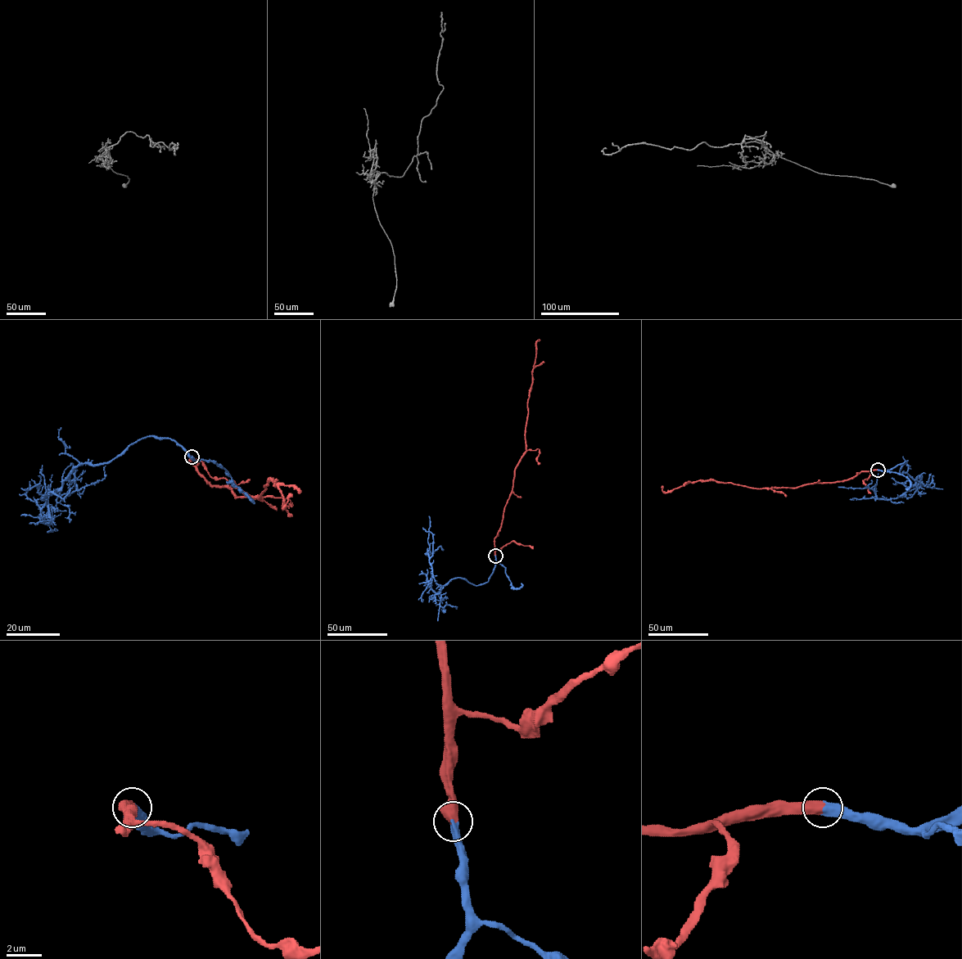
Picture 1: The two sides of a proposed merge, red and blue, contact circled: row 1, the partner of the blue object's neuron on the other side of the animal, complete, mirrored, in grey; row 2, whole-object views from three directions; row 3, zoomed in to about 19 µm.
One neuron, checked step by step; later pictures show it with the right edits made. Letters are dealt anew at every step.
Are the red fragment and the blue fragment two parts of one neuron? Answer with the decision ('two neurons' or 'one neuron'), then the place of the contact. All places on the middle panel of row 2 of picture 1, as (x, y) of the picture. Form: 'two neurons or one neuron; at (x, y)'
one neuron; at (495, 556)

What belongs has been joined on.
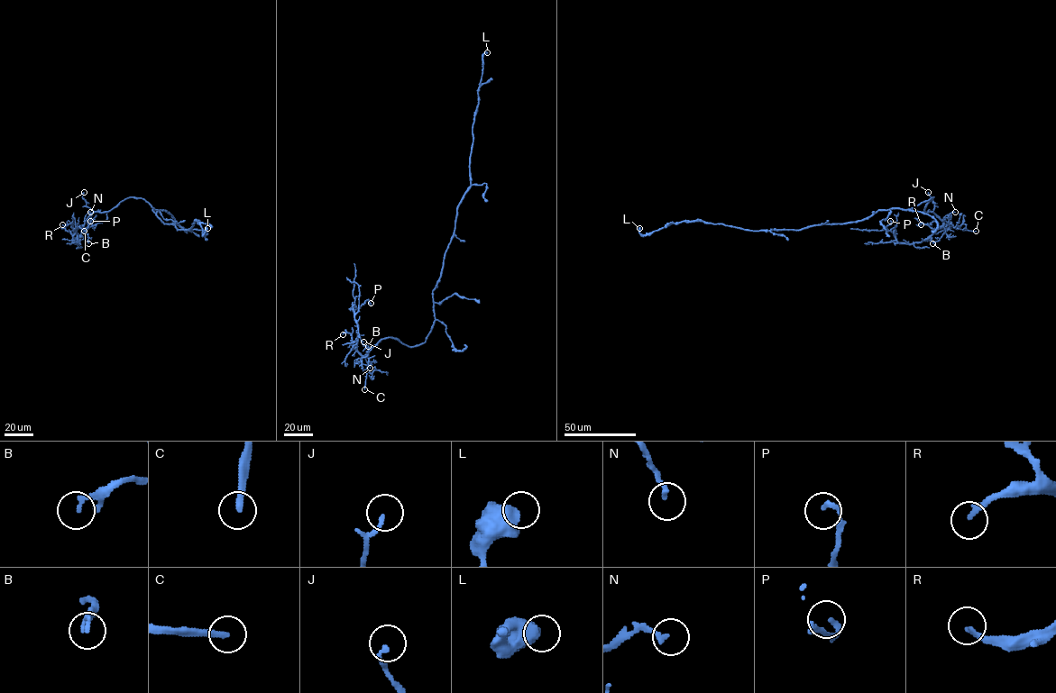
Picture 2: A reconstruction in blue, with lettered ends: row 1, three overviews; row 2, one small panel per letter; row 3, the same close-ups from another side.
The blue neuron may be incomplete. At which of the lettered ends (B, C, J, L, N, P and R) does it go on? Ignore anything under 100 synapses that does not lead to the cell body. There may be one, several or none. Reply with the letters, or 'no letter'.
C

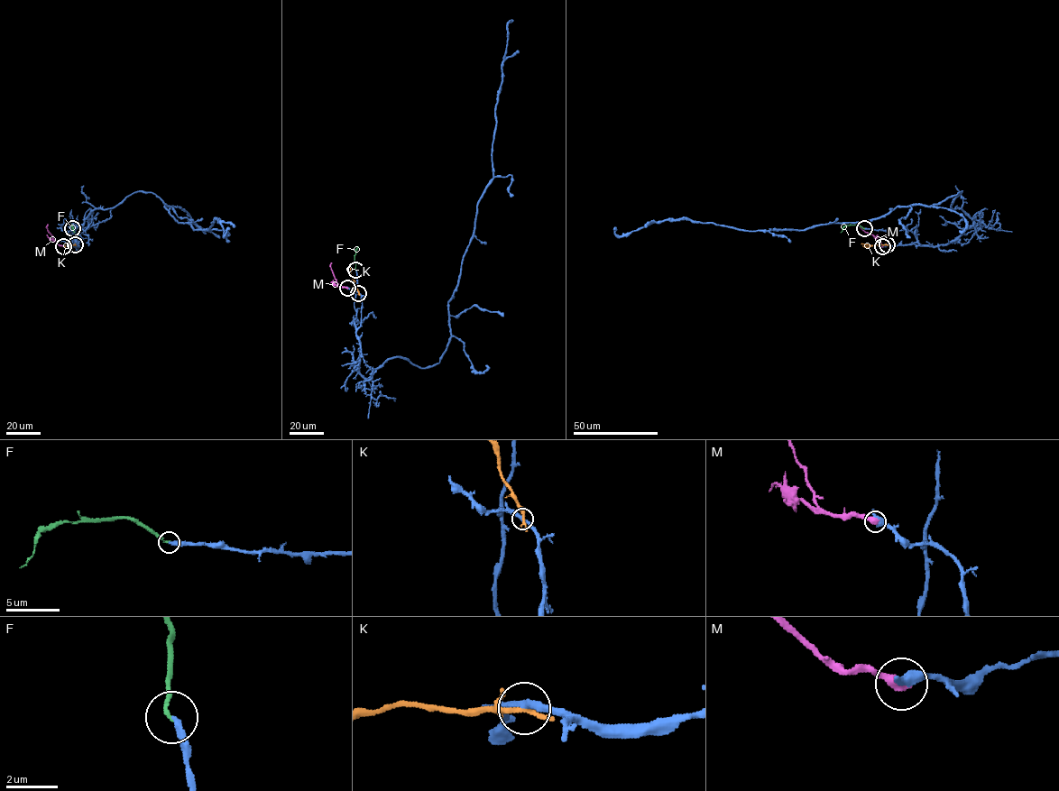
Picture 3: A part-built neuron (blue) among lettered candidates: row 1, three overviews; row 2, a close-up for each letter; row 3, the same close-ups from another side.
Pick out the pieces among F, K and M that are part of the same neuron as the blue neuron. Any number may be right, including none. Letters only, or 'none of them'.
F

